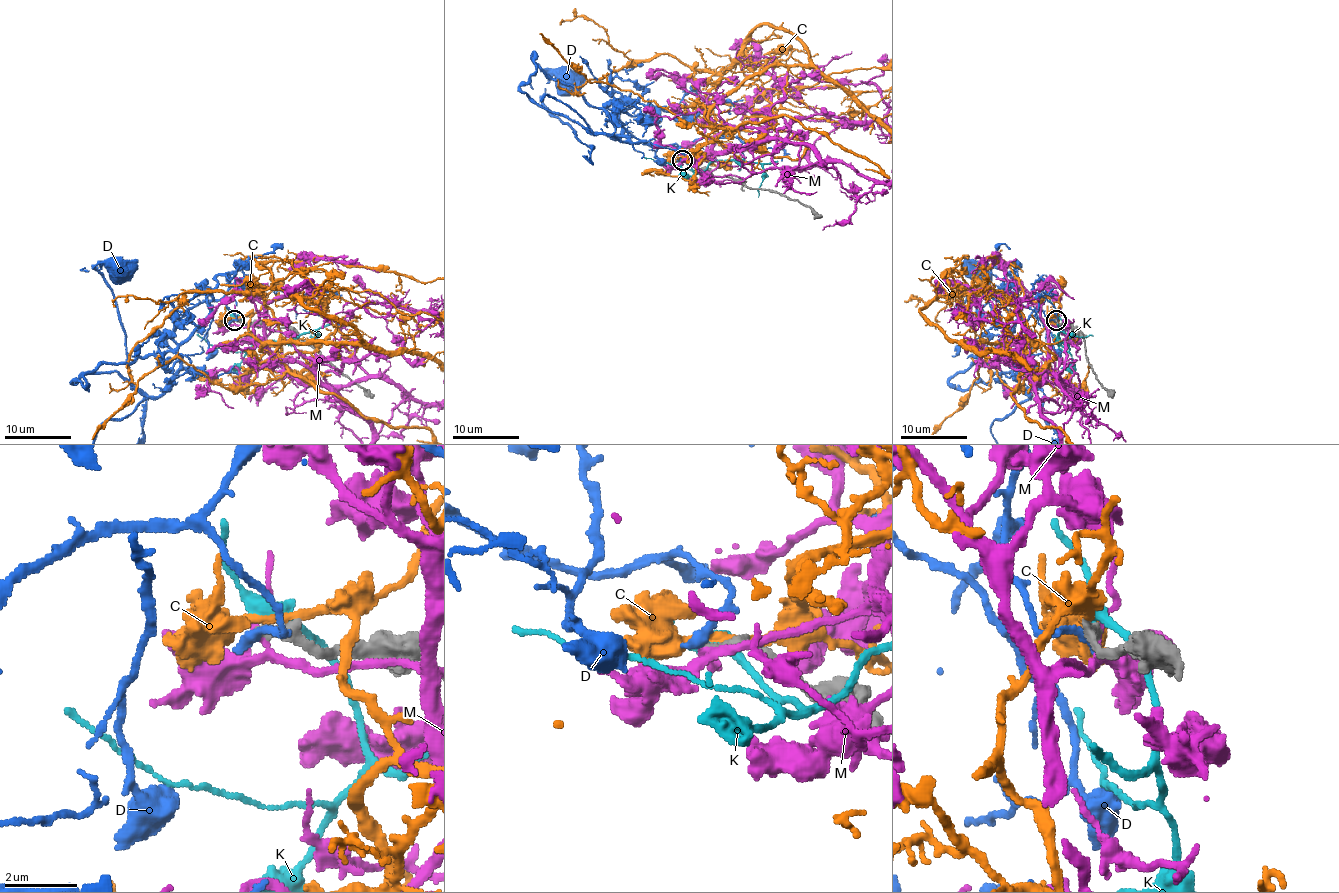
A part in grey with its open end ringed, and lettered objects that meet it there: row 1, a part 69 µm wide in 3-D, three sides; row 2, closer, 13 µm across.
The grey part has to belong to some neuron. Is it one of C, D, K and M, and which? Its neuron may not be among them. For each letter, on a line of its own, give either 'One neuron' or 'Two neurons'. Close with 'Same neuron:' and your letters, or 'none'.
C: Two neurons
D: Two neurons
K: Two neurons
M: Two neurons
Same neuron: none

